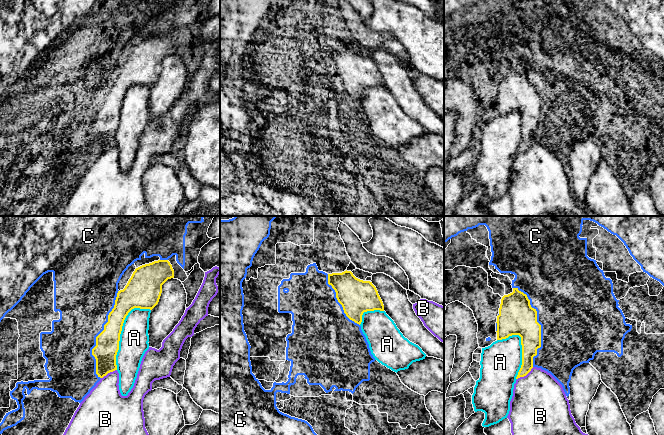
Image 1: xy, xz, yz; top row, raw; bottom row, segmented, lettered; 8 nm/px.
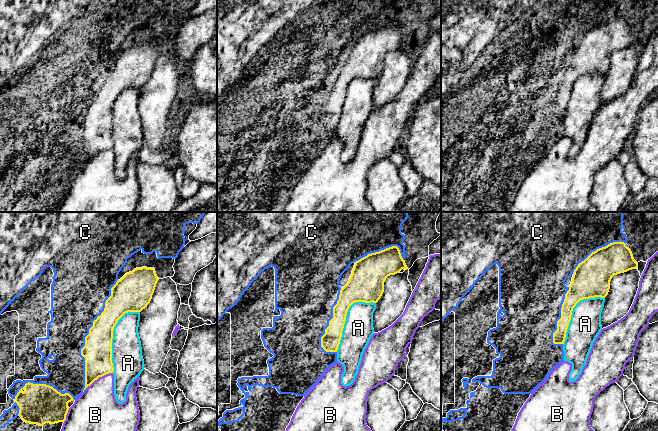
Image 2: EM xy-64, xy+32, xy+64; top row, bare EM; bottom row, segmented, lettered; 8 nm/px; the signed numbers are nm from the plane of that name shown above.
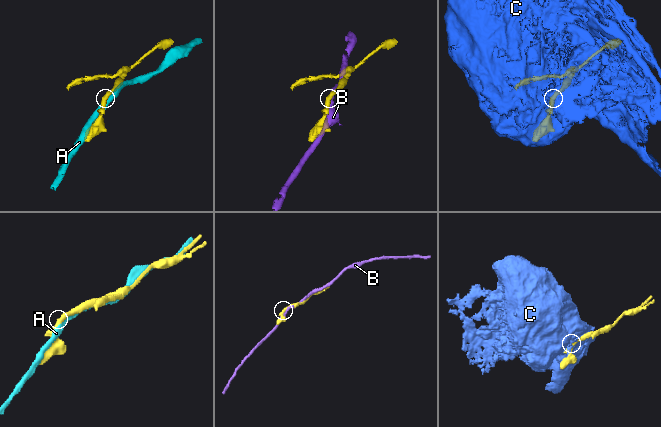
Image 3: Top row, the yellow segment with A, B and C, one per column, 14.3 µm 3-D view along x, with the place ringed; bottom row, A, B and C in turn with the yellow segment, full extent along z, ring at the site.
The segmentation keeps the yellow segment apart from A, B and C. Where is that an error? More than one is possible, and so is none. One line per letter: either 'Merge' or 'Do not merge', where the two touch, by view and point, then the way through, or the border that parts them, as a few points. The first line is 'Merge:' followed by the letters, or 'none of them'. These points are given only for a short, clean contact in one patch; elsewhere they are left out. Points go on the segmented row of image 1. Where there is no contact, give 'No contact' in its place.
Merge: none of them
A: Do not merge. Touches yellow at xy (121, 330)
B: Do not merge. Touches yellow at yz (525, 375)
C: Do not merge. Touches yellow at yz (539, 324)

